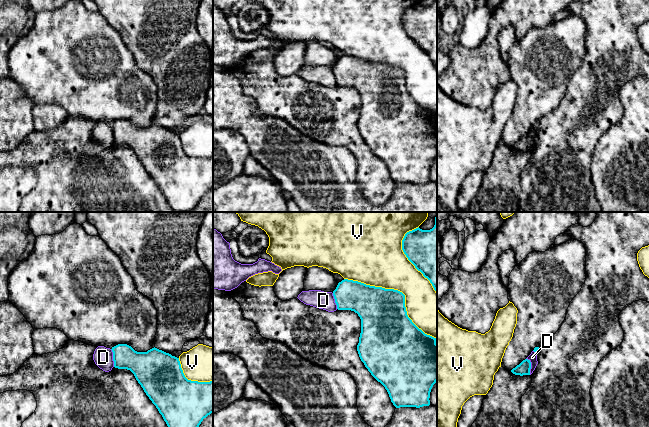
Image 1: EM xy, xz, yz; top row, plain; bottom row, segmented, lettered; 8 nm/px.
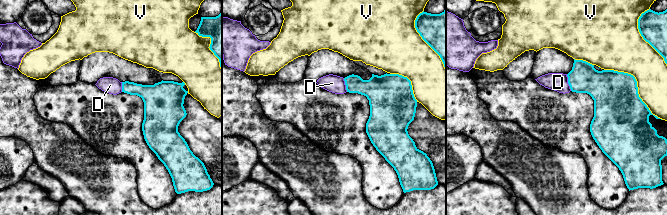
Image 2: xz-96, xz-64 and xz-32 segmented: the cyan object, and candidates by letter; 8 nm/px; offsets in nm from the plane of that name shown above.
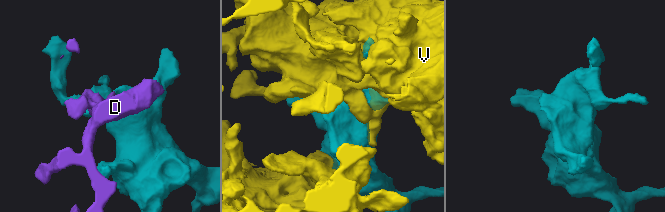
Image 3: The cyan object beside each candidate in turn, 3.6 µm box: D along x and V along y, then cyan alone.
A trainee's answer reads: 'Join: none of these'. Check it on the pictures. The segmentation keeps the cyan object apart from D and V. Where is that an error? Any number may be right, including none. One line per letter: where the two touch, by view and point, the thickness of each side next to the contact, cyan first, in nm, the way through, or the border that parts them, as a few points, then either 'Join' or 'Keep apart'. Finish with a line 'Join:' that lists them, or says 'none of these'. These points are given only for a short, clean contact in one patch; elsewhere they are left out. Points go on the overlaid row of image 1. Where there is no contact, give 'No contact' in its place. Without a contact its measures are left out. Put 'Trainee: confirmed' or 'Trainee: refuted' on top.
Trainee: confirmed
D: Touches cyan at yz (530, 366). Thickness 100 nm (cyan) against 70 nm. Boundary: yz (526, 358), (530, 362), (530, 374). Keep apart
V: Touches cyan at xz (399, 291). Thickness 380 nm (cyan) against 360 nm. Keep apart
Join: none of these

